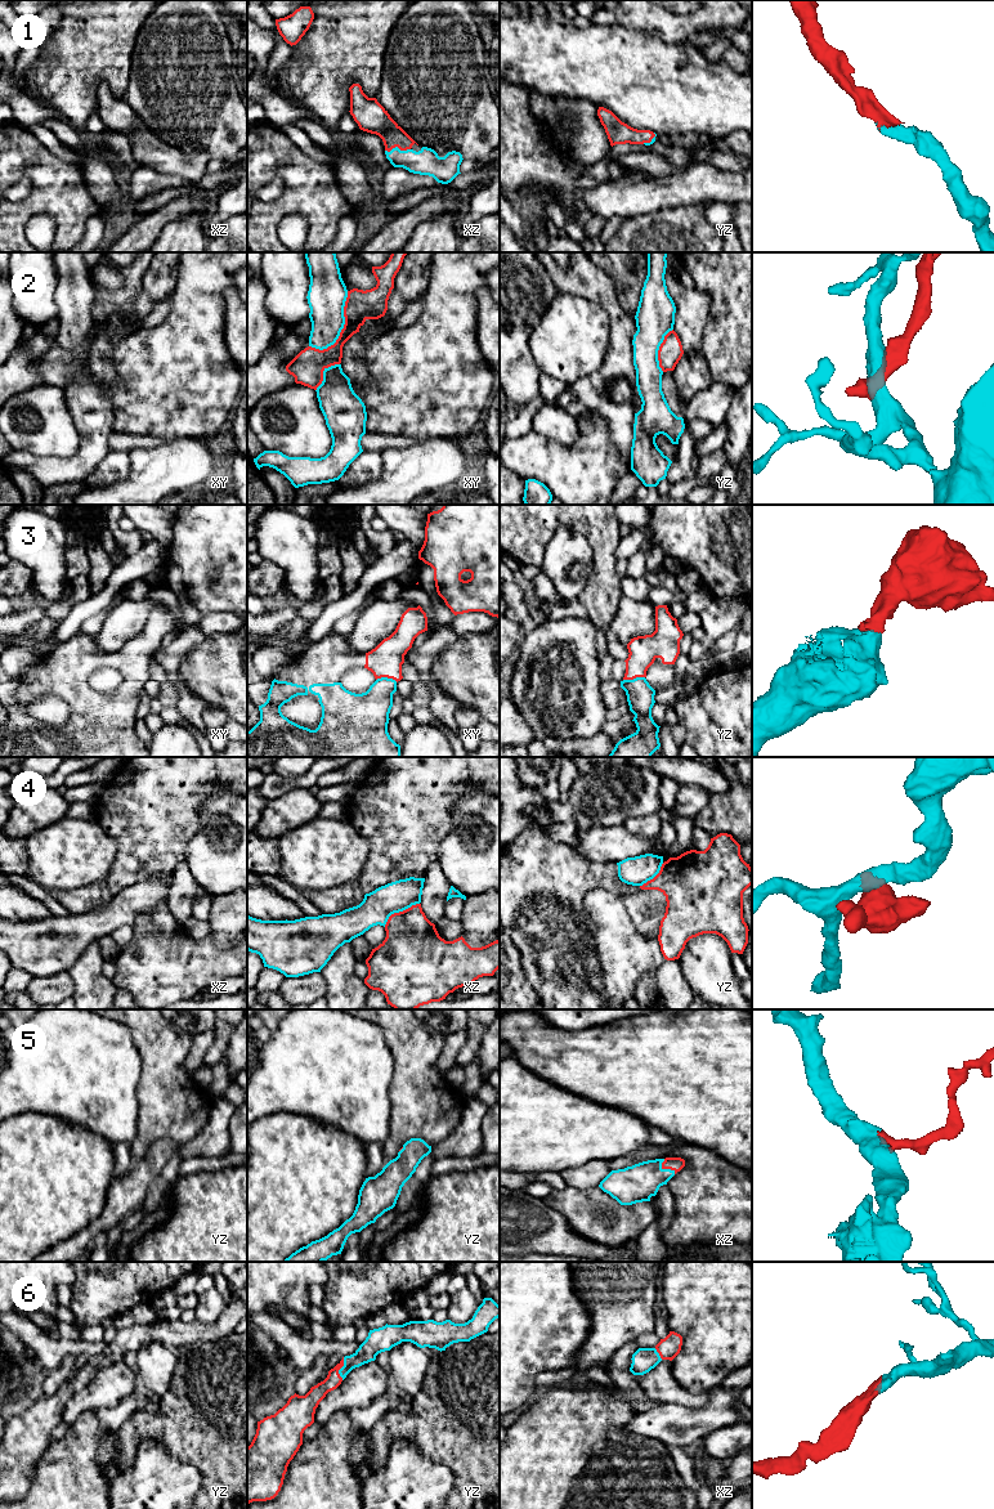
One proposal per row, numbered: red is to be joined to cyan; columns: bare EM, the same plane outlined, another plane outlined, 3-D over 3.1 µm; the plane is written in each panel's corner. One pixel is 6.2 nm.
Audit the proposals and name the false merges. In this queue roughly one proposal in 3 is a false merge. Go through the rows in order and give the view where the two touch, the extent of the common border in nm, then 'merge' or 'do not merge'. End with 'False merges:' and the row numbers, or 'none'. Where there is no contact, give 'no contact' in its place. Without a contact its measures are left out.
1: contact in xz; length 160 nm; merge
2: contact in xy; length 420 nm; do not merge
3: contact in yz; length 140 nm; merge
4: contact in xz; length 260 nm; do not merge
5: contact in xz; length 120 nm; merge
6: contact in yz; length 140 nm; merge
False merges: 2, 4

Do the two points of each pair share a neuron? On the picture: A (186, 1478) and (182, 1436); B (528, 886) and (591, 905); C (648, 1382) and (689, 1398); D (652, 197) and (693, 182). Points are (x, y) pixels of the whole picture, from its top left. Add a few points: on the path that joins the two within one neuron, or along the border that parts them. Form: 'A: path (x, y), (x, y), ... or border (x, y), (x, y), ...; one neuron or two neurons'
A: border (161, 1443), (171, 1455), (198, 1469); two neurons
B: border (600, 887), (583, 898), (583, 910), (595, 931); two neurons
C: path (658, 1384), (679, 1395); one neuron
D: path (662, 195), (683, 187); one neuron

